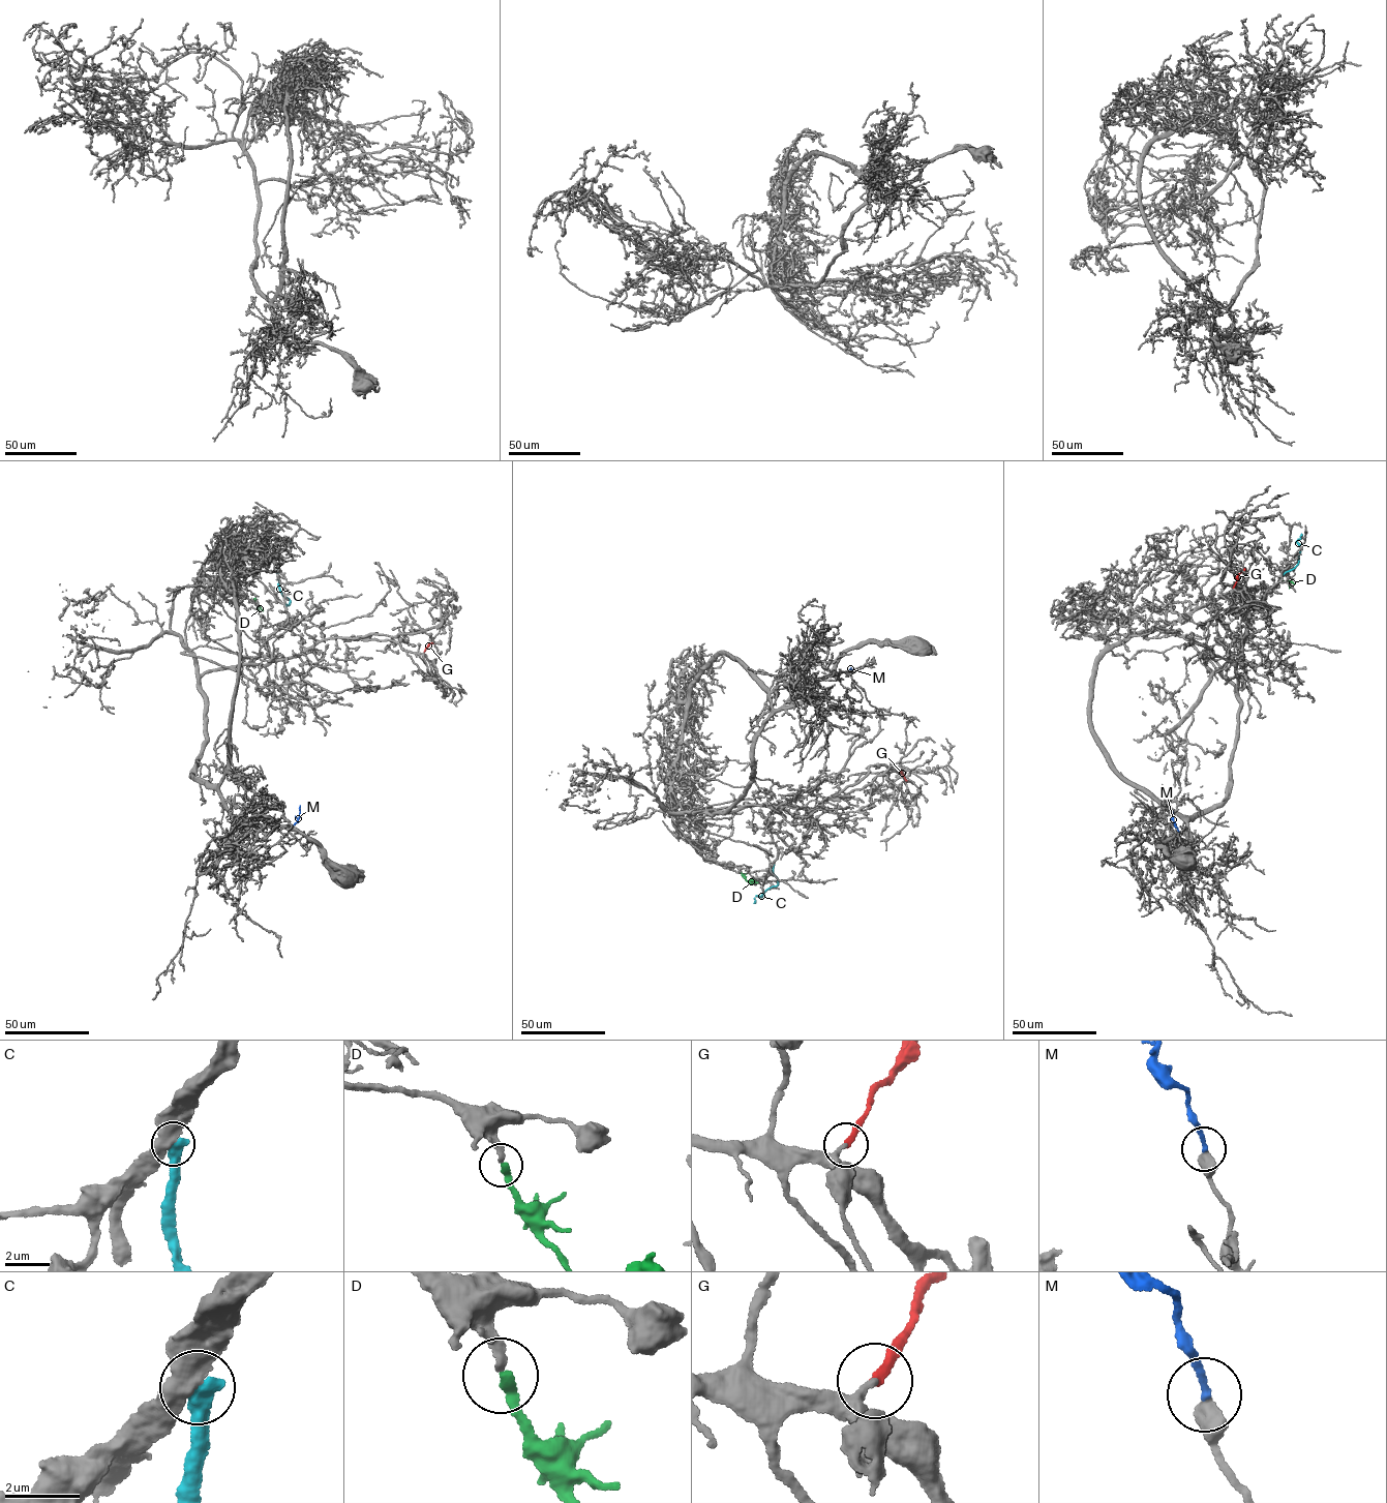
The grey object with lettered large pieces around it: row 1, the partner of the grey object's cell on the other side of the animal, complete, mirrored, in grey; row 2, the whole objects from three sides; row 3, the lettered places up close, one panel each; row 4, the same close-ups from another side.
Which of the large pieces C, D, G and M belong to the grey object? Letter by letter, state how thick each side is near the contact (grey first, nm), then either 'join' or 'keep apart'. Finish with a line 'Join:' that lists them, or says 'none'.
C: 550 nm thick on the grey side, 480 nm on the other; keep apart
D: 260 nm thick on the grey side, 240 nm on the other; join
G: 240 nm thick on the grey side, 240 nm on the other; keep apart
M: 600 nm thick on the grey side, 200 nm on the other; join
Join: D, M

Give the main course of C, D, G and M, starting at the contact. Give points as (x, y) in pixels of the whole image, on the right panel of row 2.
C: (1280, 576), (1298, 562), (1301, 545), (1297, 540), (1301, 534)
D: (1277, 583), (1288, 580), (1294, 583)
G: (1233, 588), (1244, 568)
M: (1178, 832), (1172, 811)

